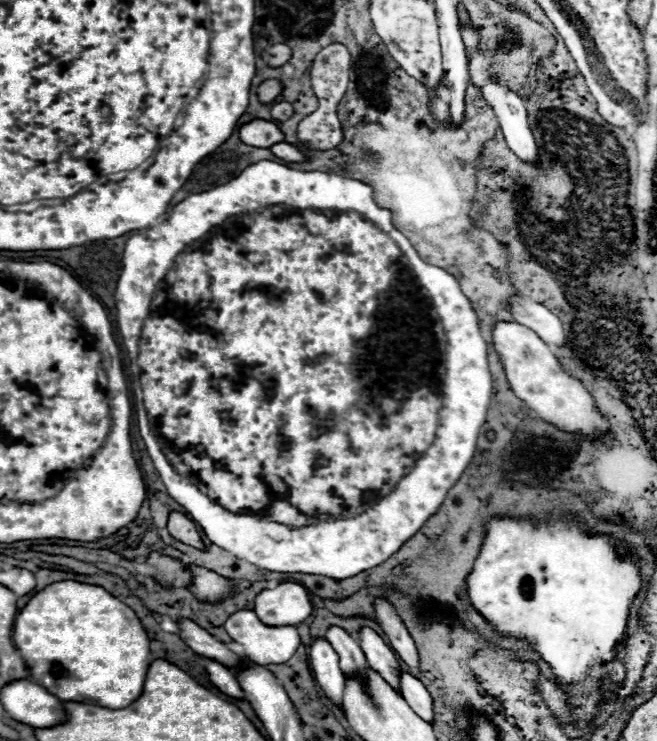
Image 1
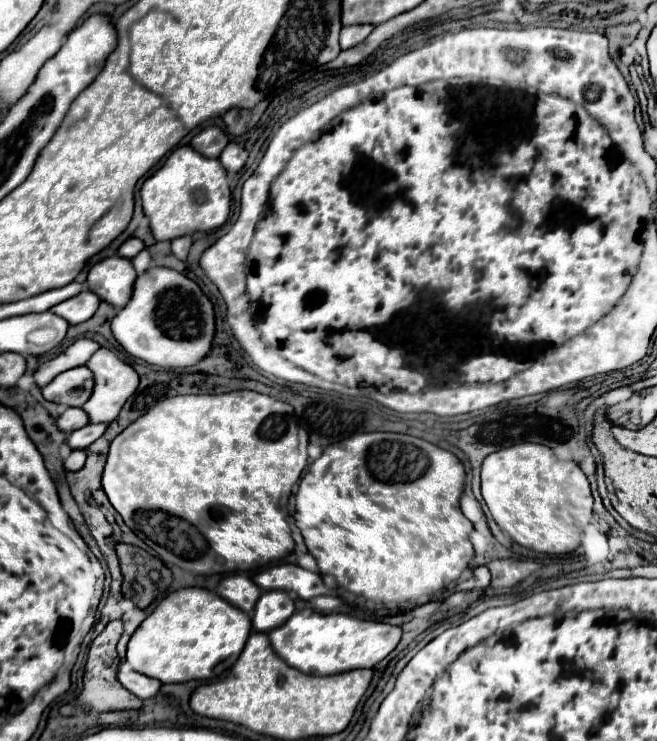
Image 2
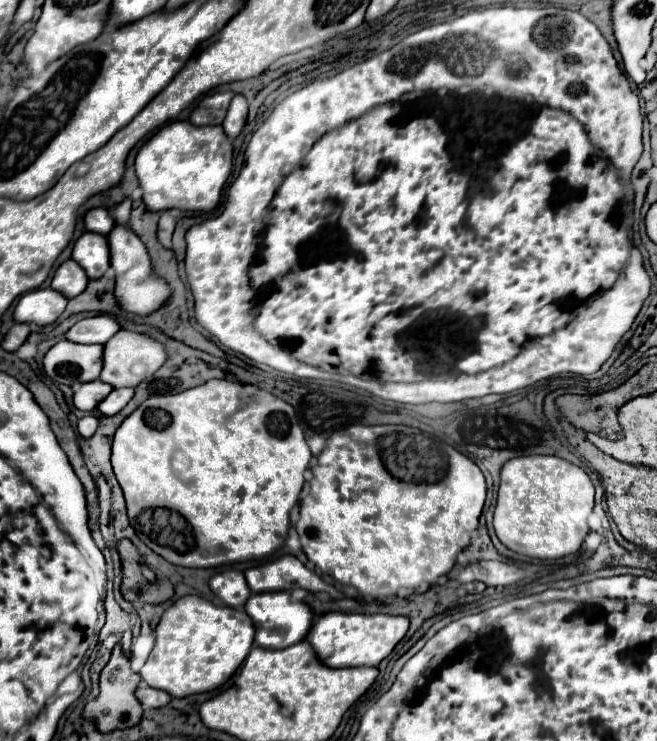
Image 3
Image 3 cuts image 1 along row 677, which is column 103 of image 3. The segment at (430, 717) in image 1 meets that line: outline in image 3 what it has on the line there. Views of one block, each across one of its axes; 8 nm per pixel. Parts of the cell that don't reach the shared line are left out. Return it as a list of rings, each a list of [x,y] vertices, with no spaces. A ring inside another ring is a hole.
[[[116,388],[108,394],[106,400],[100,402],[98,412],[104,414],[104,416],[112,416],[112,414],[120,412],[130,402],[132,396],[134,396],[134,388]]]

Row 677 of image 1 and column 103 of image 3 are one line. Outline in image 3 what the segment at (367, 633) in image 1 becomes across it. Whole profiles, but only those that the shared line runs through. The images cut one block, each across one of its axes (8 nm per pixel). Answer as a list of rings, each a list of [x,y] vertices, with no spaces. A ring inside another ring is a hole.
[[[92,380],[82,384],[76,394],[74,394],[74,406],[84,410],[84,412],[92,412],[96,410],[96,406],[112,392],[110,384],[102,382],[102,380]]]

